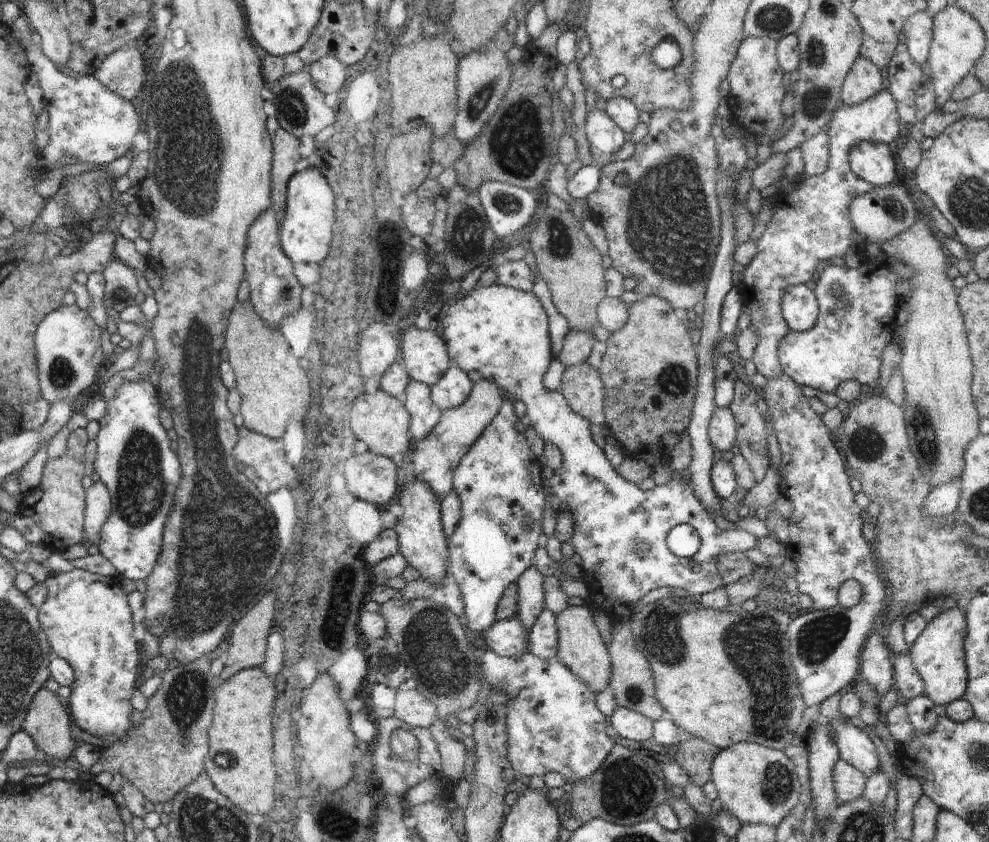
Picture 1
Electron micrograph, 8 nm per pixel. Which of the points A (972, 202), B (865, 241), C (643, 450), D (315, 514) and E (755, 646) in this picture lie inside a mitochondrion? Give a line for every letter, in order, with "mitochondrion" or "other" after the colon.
A: mitochondrion
B: other
C: other
D: other
E: mitochondrion

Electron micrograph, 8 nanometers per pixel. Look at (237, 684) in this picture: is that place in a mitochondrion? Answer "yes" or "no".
no

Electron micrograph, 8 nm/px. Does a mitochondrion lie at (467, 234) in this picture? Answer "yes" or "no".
yes

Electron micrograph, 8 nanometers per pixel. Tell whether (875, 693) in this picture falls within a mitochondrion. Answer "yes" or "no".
no

